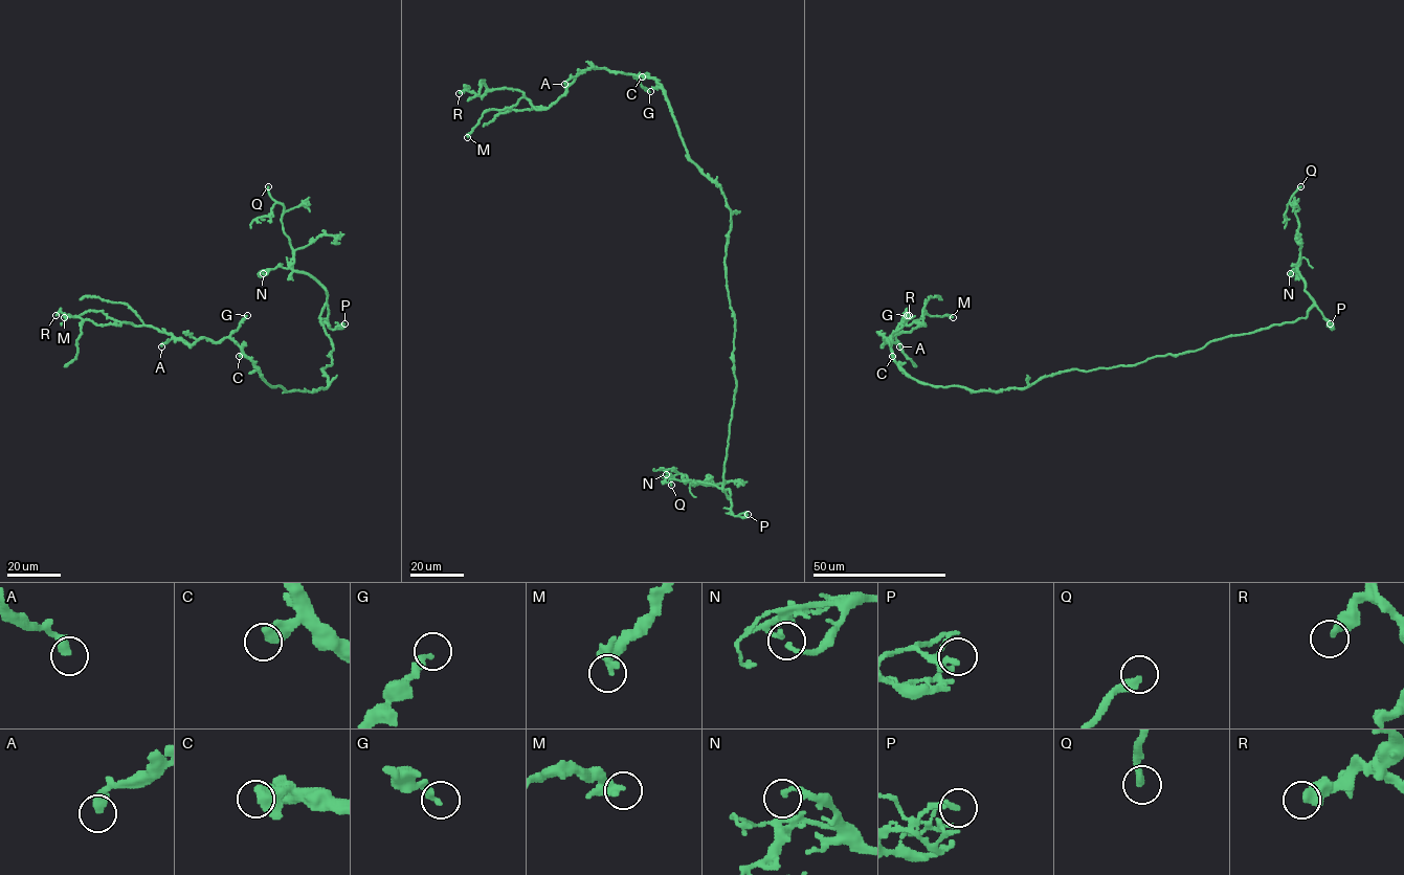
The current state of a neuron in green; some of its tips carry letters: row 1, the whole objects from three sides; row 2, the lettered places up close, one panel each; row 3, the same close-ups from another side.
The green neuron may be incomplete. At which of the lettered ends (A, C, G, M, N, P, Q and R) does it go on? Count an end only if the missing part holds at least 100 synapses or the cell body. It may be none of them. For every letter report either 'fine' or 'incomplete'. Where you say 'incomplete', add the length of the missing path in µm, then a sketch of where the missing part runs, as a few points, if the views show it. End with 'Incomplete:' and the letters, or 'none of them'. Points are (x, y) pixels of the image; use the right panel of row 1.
A: fine
C: fine
G: fine
M: fine
N: fine
P: fine
Q: incomplete; about 35 µm are missing; missing branch runs (1300, 186), (1310, 172), (1293, 164), (1284, 144), (1284, 127), (1280, 125)
R: fine
Incomplete: Q

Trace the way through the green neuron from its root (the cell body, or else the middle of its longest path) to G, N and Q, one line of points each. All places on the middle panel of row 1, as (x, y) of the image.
G: (728, 234), (731, 211), (723, 193), (689, 158), (663, 88), (654, 79), (633, 74), (650, 91)
N: (728, 234), (725, 269), (735, 321), (736, 381), (722, 491), (730, 498), (729, 489), (666, 474)
Q: (728, 234), (736, 390), (722, 491), (730, 495), (714, 485), (685, 483), (683, 474), (671, 485)

